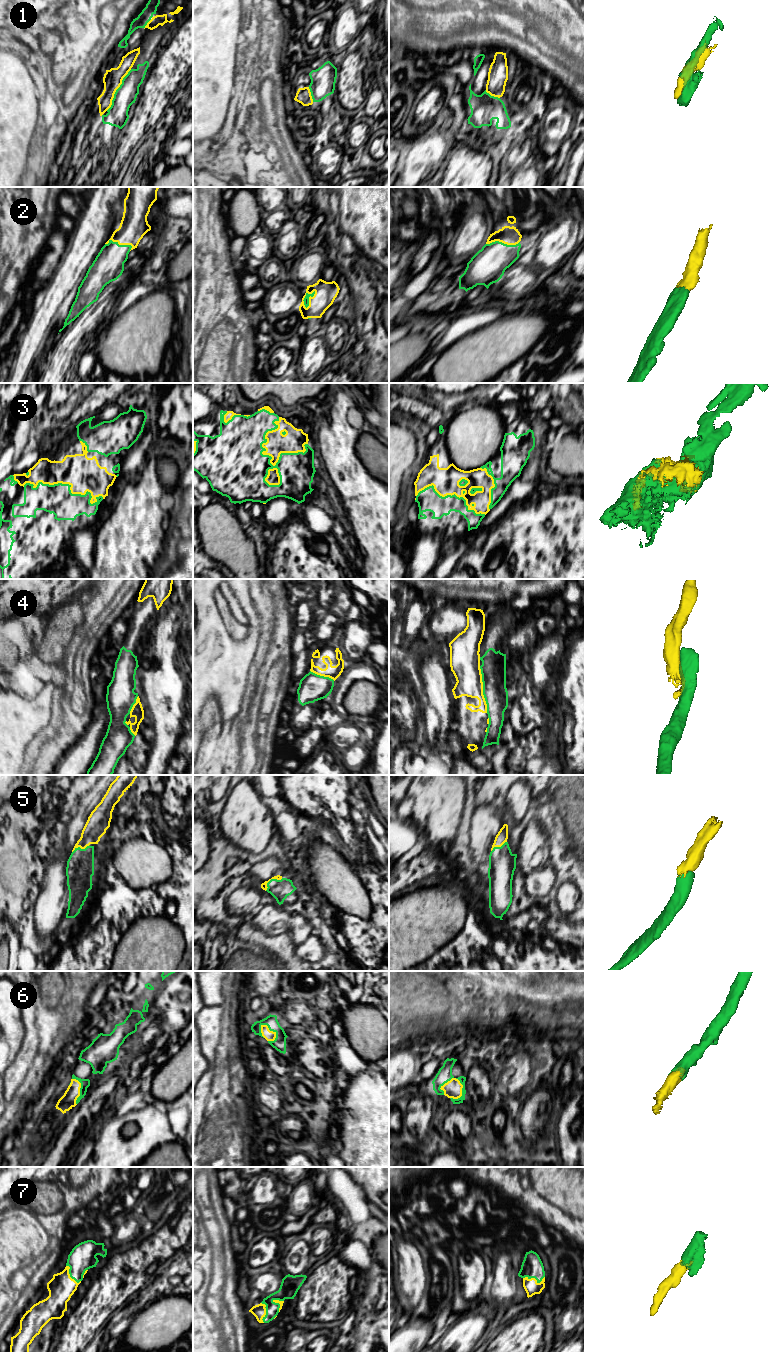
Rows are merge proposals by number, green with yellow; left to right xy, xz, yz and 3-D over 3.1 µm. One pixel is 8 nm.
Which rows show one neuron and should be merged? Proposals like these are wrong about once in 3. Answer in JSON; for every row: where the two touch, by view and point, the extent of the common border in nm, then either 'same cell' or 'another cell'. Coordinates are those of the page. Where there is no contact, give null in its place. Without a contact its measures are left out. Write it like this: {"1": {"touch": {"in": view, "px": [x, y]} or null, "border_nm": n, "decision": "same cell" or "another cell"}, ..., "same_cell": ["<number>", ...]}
{"1": {"touch": {"in": "xy", "px": [116, 90]}, "border_nm": 400, "decision": "another cell"}, "2": {"touch": {"in": "xz", "px": [308, 299]}, "border_nm": 170, "decision": "same cell"}, "3": {"touch": {"in": "xz", "px": [263, 450]}, "border_nm": 550, "decision": "same cell"}, "4": {"touch": {"in": "yz", "px": [483, 689]}, "border_nm": 380, "decision": "another cell"}, "5": {"touch": {"in": "xz", "px": [271, 879]}, "border_nm": 170, "decision": "same cell"}, "6": {"touch": {"in": "xz", "px": [272, 1030]}, "border_nm": 170, "decision": "same cell"}, "7": {"touch": {"in": "yz", "px": [534, 1277]}, "border_nm": 180, "decision": "same cell"}, "same_cell": ["2", "3", "5", "6", "7"]}

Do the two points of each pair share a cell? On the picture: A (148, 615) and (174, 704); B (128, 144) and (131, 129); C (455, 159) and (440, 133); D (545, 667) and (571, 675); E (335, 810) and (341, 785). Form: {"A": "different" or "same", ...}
{"A": "different", "B": "same", "C": "different", "D": "different", "E": "same"}

